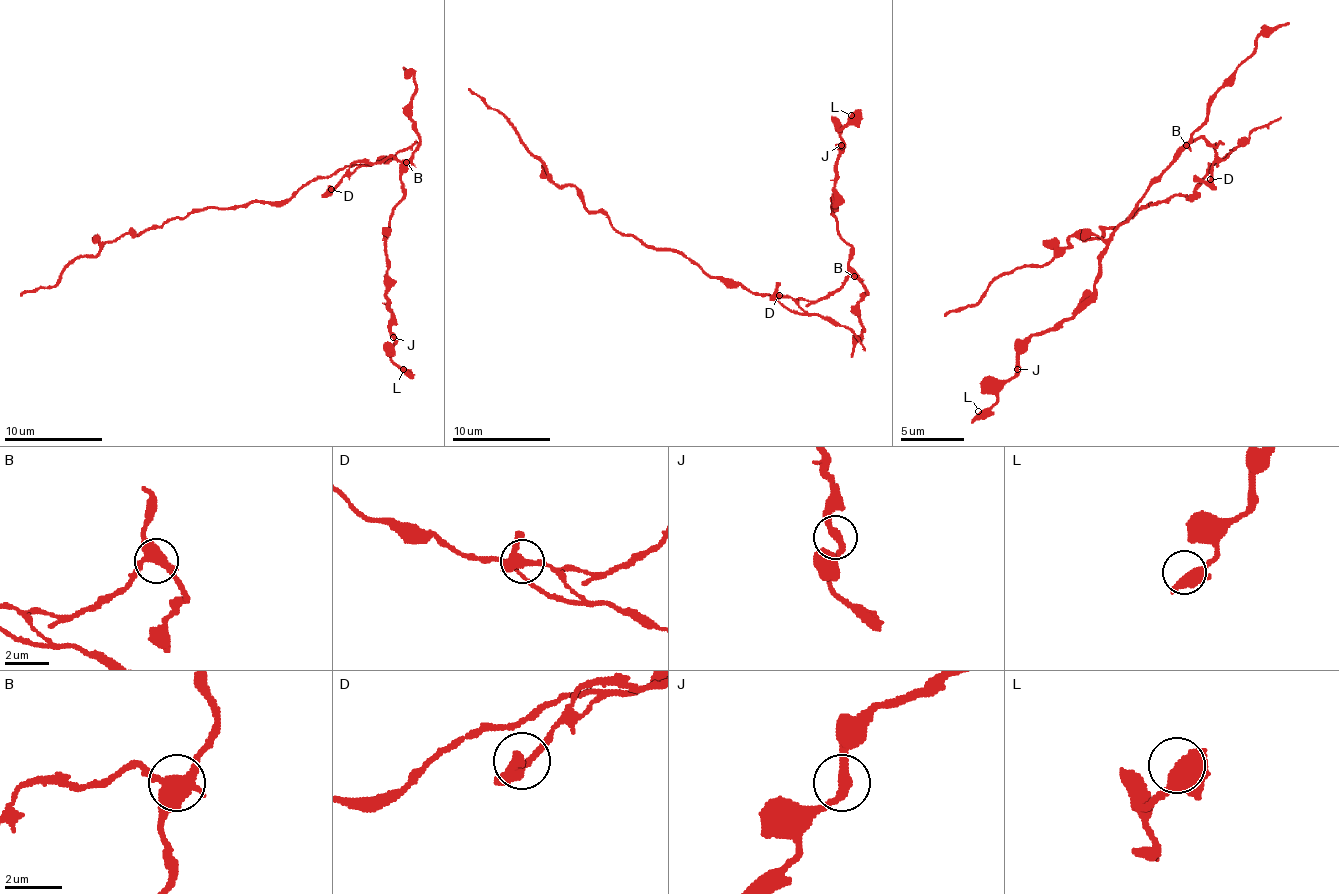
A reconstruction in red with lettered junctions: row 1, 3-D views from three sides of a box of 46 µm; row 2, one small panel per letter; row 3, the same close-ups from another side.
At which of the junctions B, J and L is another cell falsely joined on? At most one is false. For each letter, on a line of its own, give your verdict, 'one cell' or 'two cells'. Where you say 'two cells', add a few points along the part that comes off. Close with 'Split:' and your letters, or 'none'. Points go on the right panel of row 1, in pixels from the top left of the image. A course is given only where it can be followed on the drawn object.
B: two cells; course (1185, 144), (1217, 144), (1223, 160), (1232, 150), (1191, 195), (1070, 236), (943, 315)
J: one cell
L: one cell
Split: B

